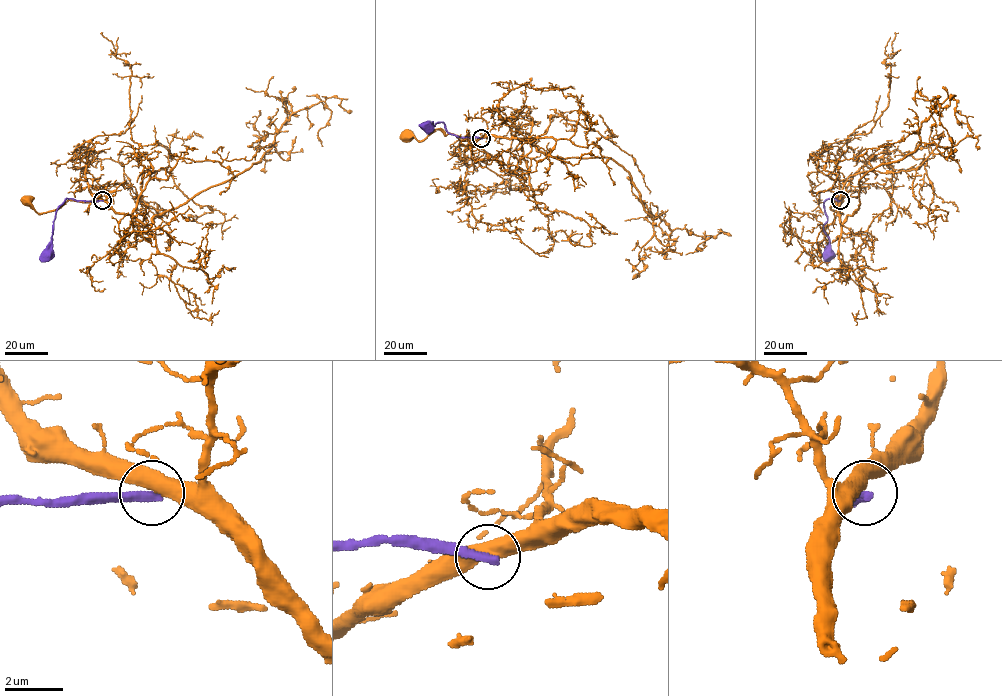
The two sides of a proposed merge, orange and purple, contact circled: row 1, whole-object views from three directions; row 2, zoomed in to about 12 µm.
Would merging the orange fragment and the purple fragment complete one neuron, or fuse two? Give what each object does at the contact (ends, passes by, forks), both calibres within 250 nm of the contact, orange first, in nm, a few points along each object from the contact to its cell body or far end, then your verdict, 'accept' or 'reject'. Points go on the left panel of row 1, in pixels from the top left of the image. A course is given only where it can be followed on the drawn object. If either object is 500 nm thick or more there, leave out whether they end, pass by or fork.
500/360 nm | orange via (102, 200), (68, 200), (60, 207), (39, 213), (26, 200) | purple via (102, 200), (66, 199), (57, 211), (52, 253), (48, 254) | reject

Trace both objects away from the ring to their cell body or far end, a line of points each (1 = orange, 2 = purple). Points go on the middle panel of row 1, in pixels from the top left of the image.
1: (481, 138), (472, 142), (436, 129), (423, 140), (406, 136)
2: (481, 138), (451, 135), (442, 122), (434, 125), (432, 122), (431, 128), (428, 125)

